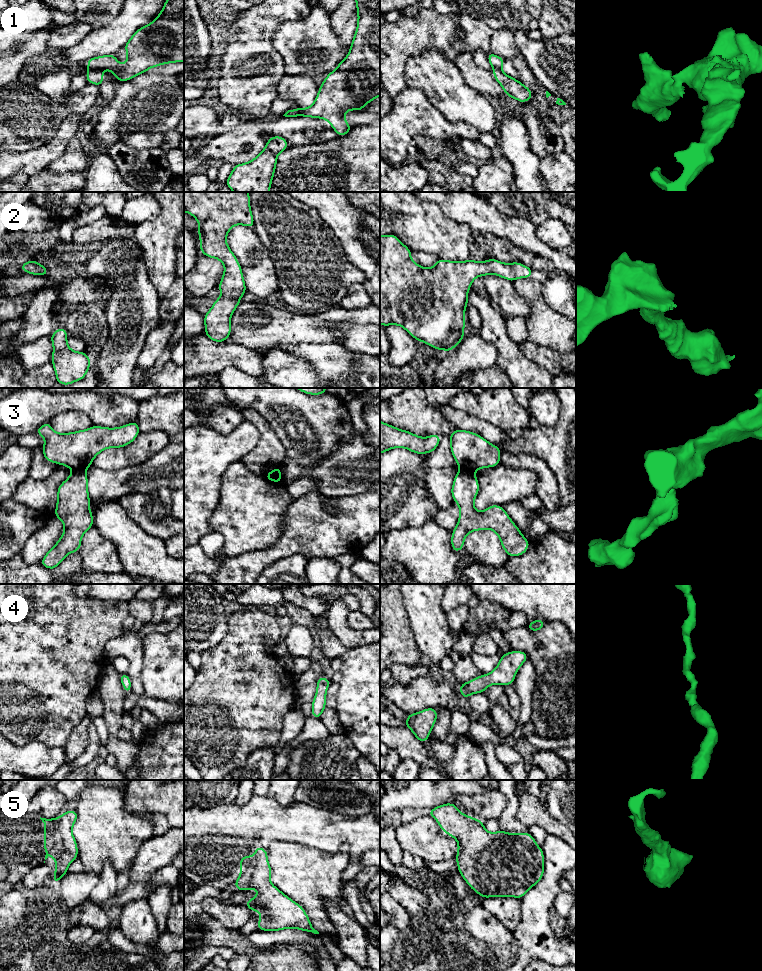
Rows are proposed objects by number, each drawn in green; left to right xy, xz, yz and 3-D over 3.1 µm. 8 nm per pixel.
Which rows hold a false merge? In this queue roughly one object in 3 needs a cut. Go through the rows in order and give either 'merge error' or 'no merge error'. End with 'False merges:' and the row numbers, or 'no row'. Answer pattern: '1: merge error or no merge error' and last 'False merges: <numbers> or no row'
1: merge error
2: no merge error
3: merge error
4: no merge error
5: no merge error
False merges: 1, 3

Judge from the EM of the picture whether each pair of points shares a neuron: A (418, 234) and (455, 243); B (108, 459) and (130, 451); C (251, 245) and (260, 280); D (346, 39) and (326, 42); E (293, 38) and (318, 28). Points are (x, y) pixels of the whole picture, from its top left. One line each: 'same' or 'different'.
A: same
B: same
C: same
D: different
E: same

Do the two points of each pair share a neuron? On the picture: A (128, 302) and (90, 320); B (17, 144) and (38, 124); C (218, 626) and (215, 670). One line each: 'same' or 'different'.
A: different
B: same
C: different

